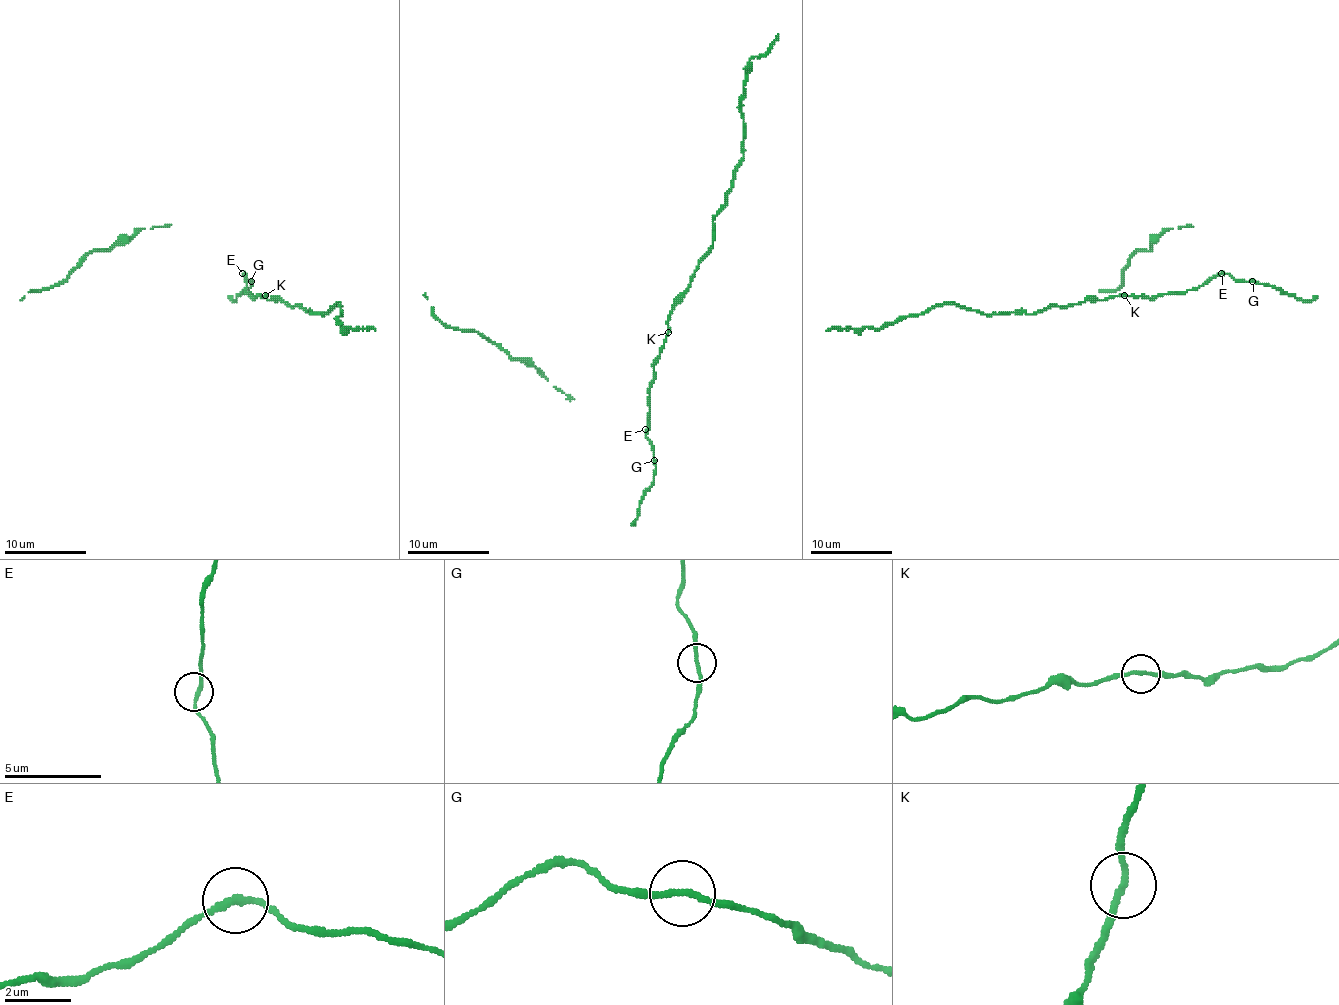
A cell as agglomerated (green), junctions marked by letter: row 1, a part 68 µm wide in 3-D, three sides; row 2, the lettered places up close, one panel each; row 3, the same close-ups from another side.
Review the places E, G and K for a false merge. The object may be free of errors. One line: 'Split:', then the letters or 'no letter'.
Split: no letter

